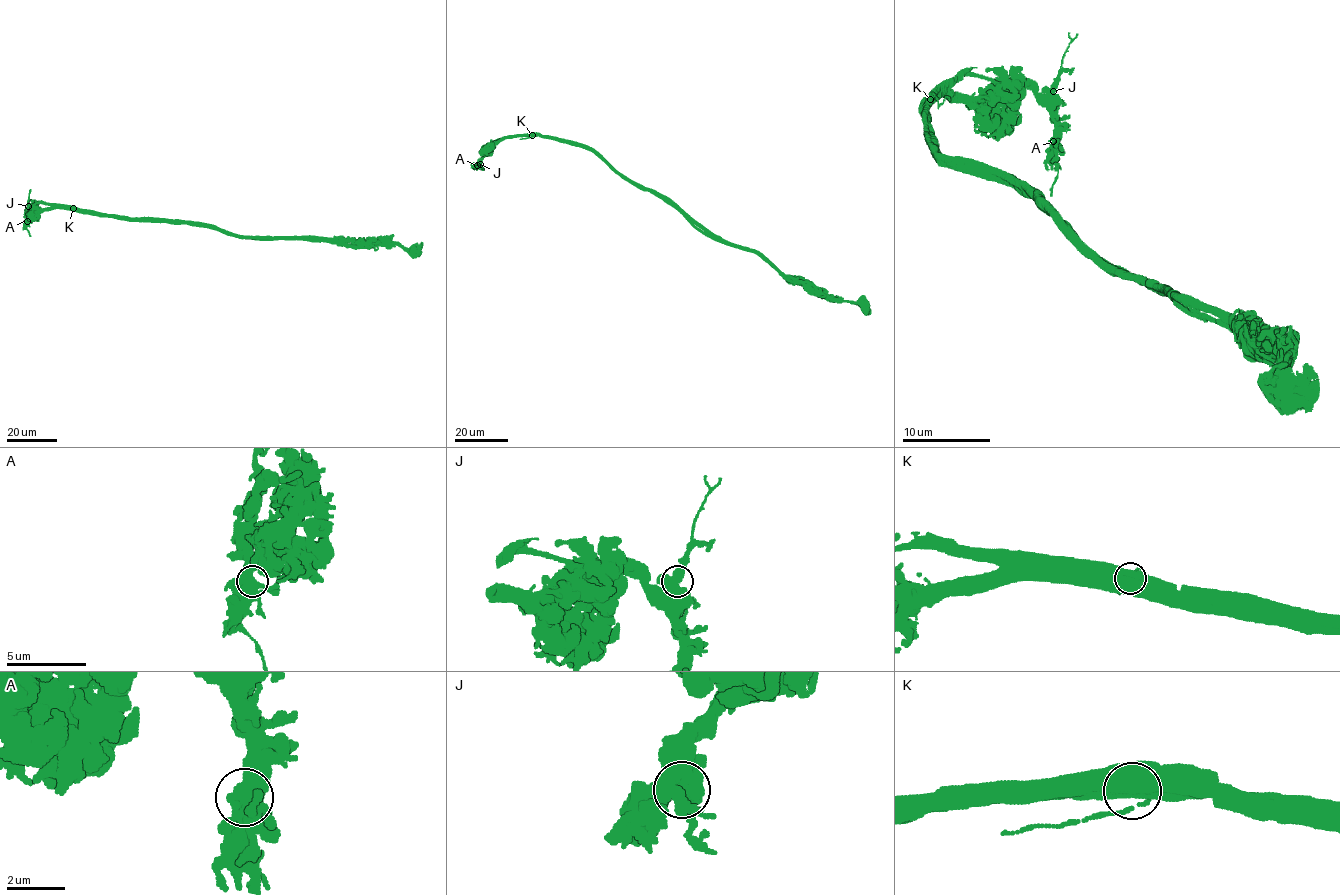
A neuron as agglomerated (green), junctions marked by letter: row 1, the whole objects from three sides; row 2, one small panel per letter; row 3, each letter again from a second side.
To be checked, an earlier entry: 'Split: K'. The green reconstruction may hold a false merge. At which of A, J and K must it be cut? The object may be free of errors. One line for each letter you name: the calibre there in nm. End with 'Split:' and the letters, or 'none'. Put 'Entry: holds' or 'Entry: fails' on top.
Entry: holds
K: Thickness 600 nm
Split: K

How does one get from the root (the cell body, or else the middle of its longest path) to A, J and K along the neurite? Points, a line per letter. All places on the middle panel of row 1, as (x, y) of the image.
A: (862, 302), (814, 294), (757, 254), (705, 235), (677, 209), (584, 147), (539, 135), (504, 136), (477, 165)
J: (862, 302), (814, 294), (757, 254), (705, 235), (677, 209), (584, 147), (539, 135), (504, 136), (480, 164)
K: (862, 302), (814, 294), (757, 254), (705, 235), (677, 209), (626, 180), (591, 150), (532, 135)

